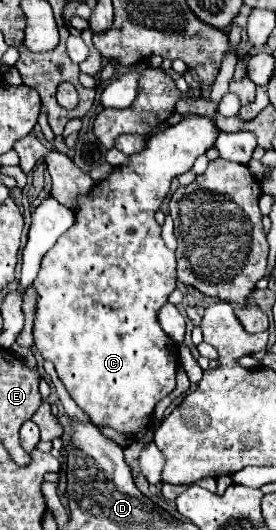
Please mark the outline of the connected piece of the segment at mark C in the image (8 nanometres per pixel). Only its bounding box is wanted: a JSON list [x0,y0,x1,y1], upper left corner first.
[32,115,218,435]

